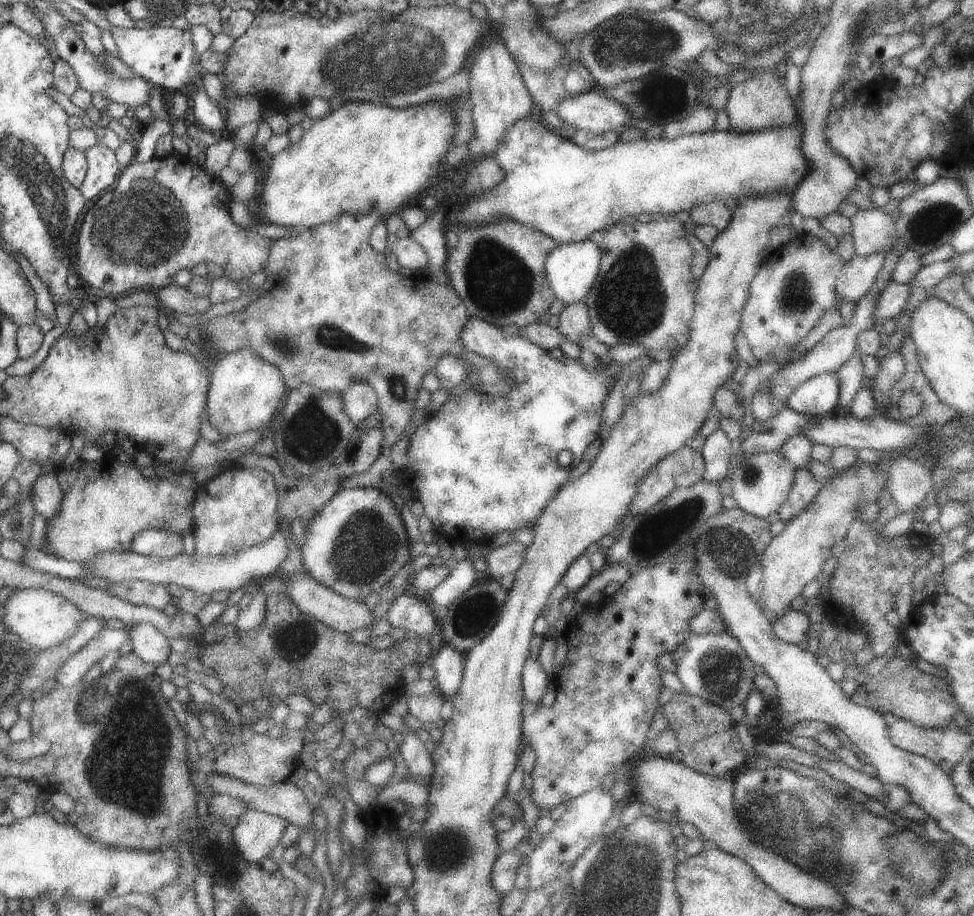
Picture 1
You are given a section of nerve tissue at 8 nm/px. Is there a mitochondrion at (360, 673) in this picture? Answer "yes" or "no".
no

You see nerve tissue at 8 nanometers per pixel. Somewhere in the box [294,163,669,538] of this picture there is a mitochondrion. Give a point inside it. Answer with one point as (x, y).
(497, 272)

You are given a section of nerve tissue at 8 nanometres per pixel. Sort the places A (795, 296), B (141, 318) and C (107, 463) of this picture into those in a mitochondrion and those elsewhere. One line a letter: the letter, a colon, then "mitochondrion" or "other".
A: mitochondrion
B: other
C: other

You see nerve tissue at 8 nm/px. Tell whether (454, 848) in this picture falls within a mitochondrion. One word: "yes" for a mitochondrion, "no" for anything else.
yes

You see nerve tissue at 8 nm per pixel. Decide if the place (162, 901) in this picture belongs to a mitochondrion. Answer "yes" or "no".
no

